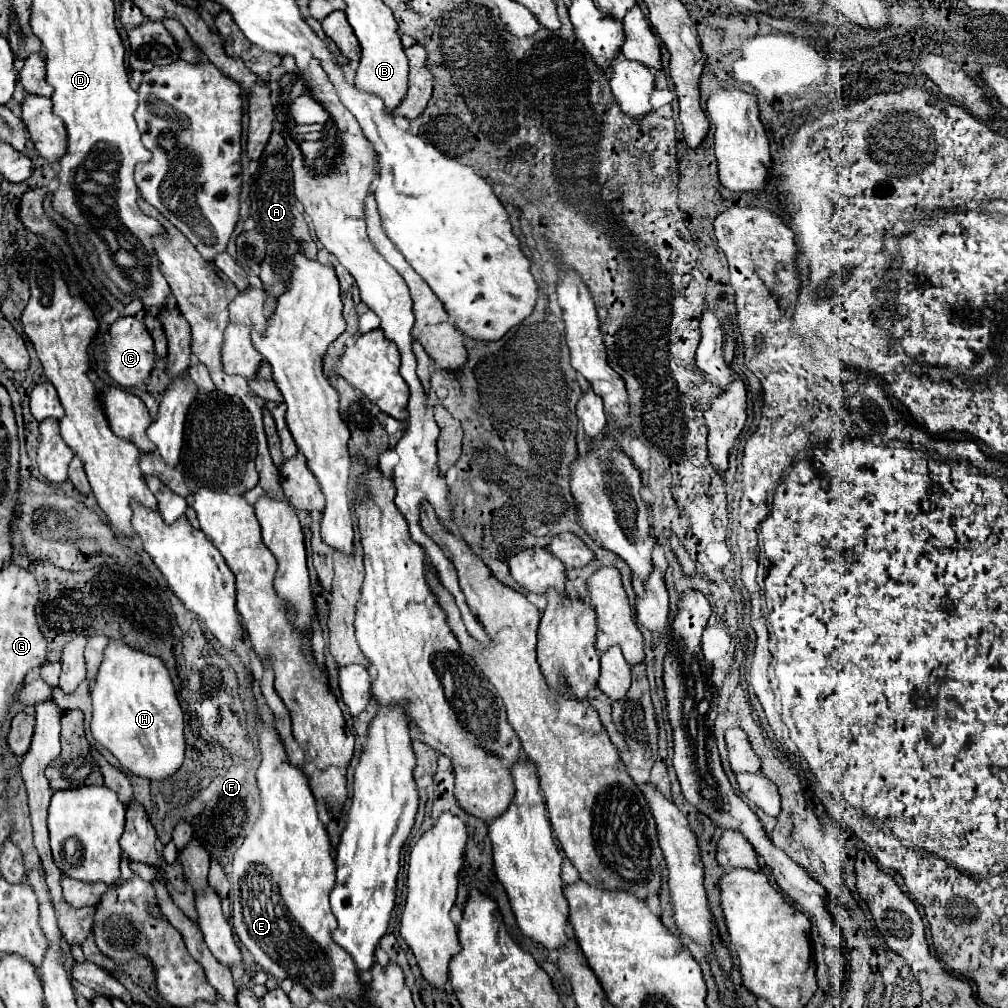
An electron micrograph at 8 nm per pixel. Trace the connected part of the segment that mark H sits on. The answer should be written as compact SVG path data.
M110 640L94 680L92 708L94 740L108 748L128 772L148 780L164 780L182 766L184 712L160 658L134 650L122 640Z

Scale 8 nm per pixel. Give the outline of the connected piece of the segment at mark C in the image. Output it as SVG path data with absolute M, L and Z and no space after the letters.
M134 316L118 318L110 326L110 342L104 348L104 368L108 376L122 388L132 388L136 384L142 384L154 366L156 354L152 354L152 338L148 336L148 330L142 322L138 322Z

